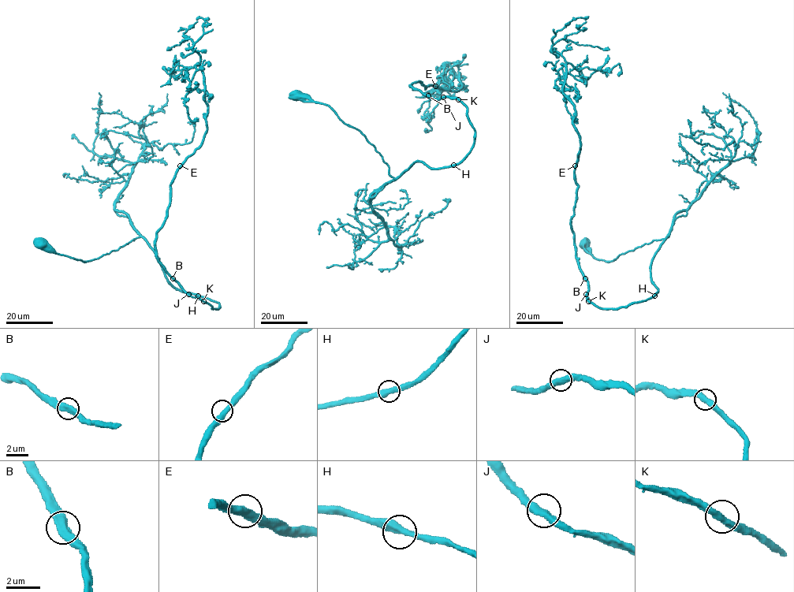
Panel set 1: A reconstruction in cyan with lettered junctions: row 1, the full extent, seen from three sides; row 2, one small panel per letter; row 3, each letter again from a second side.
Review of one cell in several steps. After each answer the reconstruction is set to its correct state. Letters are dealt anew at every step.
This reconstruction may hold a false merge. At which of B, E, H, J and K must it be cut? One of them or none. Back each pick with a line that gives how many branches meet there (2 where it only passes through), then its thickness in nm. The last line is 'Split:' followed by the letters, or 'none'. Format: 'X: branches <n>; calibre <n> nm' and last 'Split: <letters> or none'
Split: none

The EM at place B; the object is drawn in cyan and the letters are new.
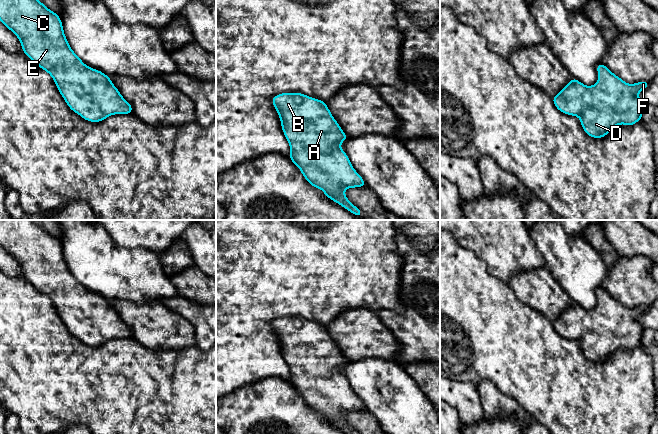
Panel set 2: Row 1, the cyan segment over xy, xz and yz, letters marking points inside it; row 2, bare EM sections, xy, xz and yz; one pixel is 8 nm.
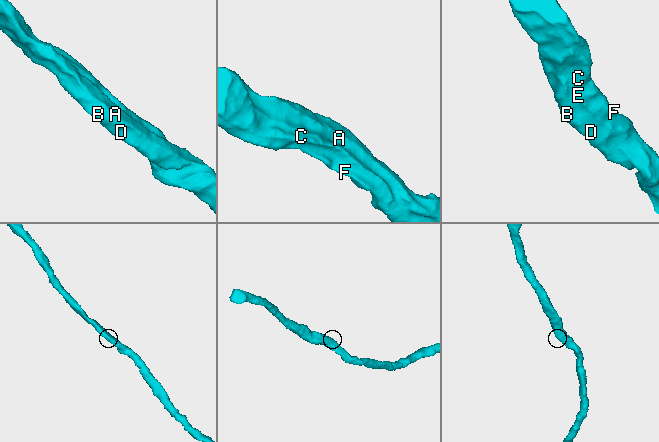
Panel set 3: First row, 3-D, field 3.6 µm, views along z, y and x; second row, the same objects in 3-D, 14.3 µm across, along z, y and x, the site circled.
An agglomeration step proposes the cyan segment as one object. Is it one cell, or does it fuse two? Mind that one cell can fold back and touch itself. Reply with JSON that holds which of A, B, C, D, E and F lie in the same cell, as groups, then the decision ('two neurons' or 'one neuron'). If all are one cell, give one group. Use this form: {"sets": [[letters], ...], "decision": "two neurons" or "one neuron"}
{"sets": [["A", "B", "C", "D", "E", "F"]], "decision": "one neuron"}

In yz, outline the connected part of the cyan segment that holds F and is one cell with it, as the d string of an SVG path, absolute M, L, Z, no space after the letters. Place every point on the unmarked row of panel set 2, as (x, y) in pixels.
M603 288L596 293L599 303L595 309L585 310L573 302L552 324L562 337L579 341L587 359L599 363L619 348L632 350L642 343L645 329L638 318L649 306L631 309Z

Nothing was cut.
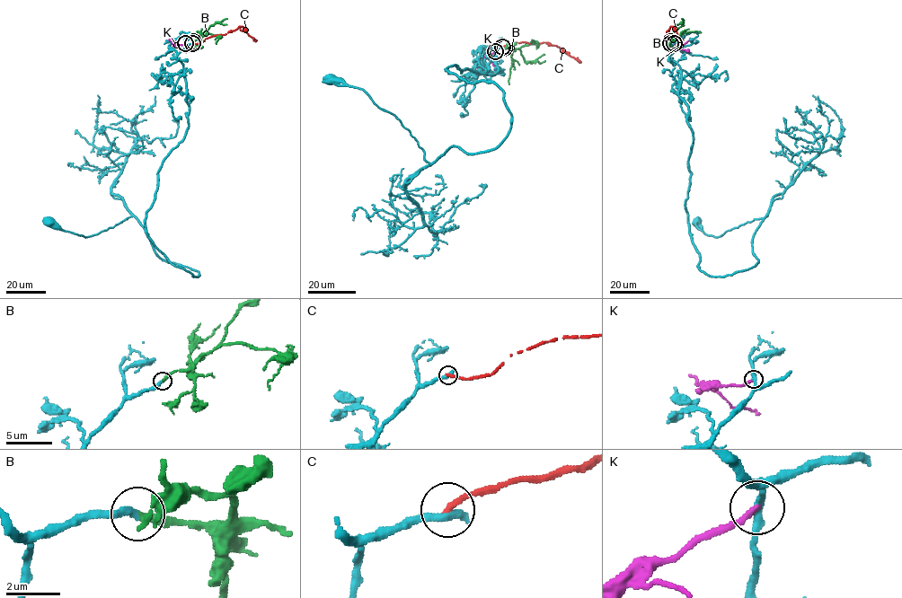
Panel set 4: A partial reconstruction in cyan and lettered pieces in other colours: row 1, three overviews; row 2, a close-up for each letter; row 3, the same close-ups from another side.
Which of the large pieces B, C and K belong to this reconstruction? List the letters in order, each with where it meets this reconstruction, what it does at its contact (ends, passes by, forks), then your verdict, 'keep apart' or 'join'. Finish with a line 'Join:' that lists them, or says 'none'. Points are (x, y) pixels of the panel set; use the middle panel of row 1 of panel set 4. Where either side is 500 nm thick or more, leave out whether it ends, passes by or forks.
B: (504, 48) | it ends | join
C: (502, 47) | it ends | keep apart
K: (495, 51) | it ends | keep apart
Join: B

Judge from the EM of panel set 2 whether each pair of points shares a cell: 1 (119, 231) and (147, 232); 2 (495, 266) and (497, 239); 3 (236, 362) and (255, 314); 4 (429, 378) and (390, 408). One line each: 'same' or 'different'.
1: same
2: same
3: same
4: different

